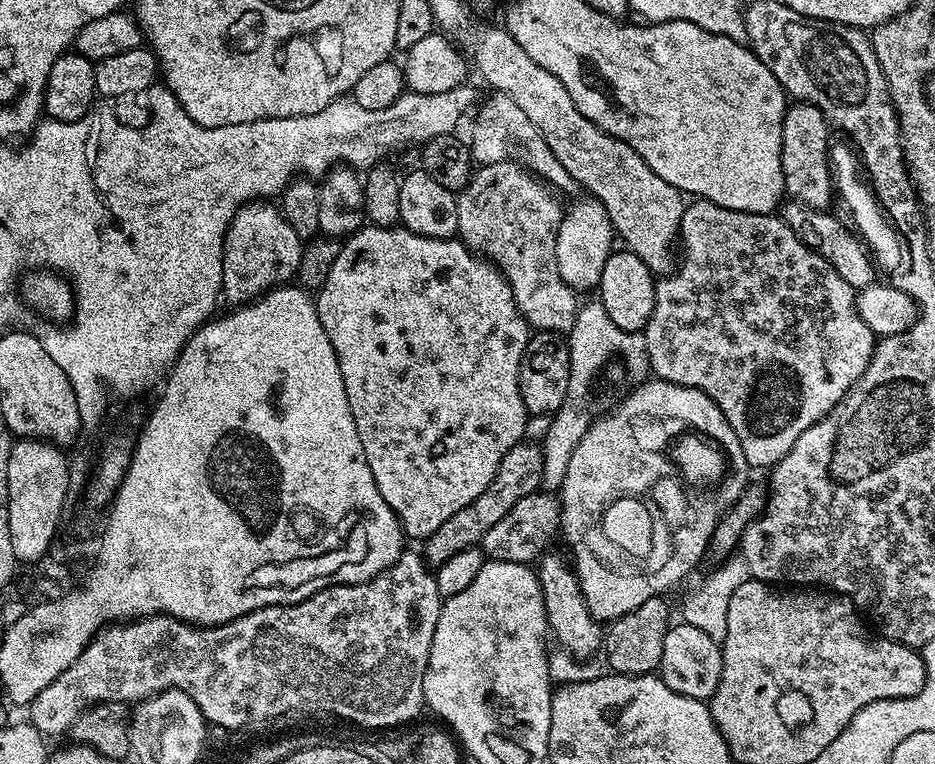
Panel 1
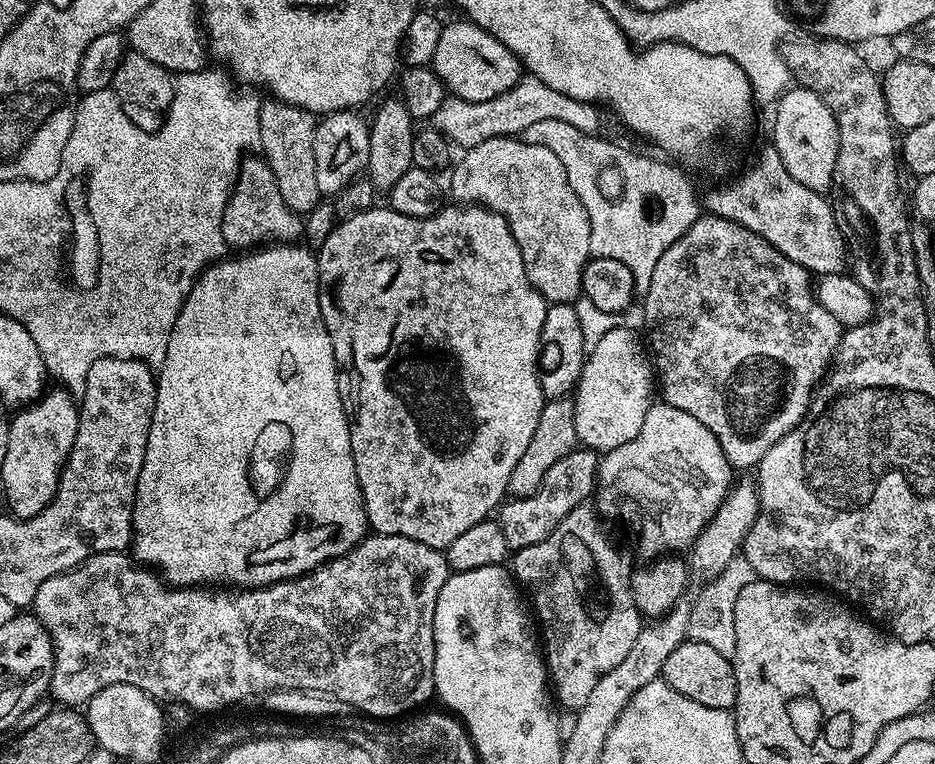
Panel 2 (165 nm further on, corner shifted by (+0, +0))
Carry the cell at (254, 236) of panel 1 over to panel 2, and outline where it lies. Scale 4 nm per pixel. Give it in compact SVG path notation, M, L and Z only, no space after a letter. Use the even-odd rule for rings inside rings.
M262 158L240 161L240 175L222 214L222 238L229 249L256 250L273 242L296 242L303 237L304 221L282 202L282 193L276 185L270 166Z

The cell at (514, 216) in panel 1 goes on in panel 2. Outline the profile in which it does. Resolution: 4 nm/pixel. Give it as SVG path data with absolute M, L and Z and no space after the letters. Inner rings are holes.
M495 136L486 142L478 142L478 146L467 149L463 153L464 157L456 164L456 169L452 172L452 196L453 201L464 206L479 206L488 208L492 212L502 214L514 234L514 242L518 242L518 250L522 250L522 262L526 266L526 274L530 282L544 296L549 304L572 304L582 296L582 274L588 264L592 251L590 250L590 218L586 214L586 206L578 202L578 194L570 187L570 178L566 178L566 170L562 170L562 162L554 154L554 150L546 150L546 146L534 146L522 138L515 136Z

